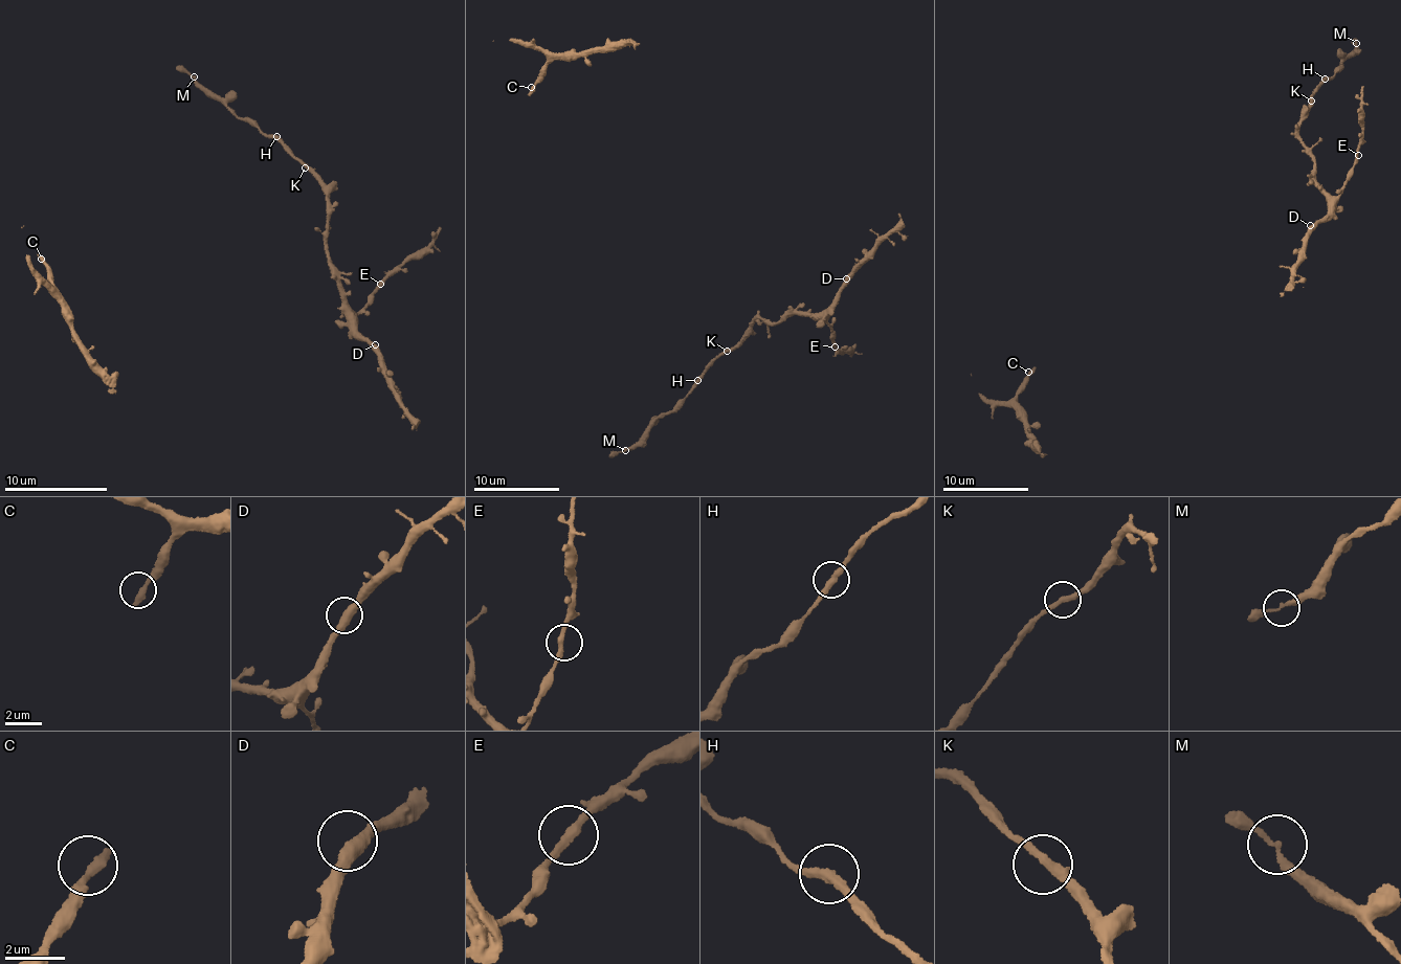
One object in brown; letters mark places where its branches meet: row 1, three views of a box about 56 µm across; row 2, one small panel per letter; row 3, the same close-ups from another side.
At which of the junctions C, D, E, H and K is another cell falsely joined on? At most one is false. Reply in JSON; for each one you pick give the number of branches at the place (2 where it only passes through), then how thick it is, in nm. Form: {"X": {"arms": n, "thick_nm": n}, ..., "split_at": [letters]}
{"split_at": []}

